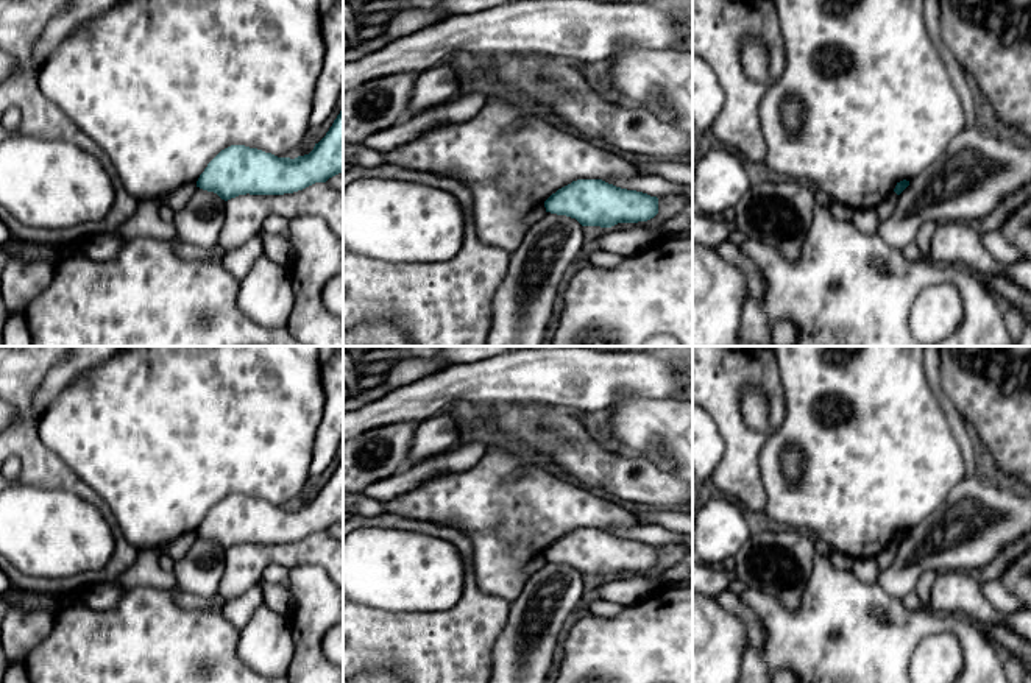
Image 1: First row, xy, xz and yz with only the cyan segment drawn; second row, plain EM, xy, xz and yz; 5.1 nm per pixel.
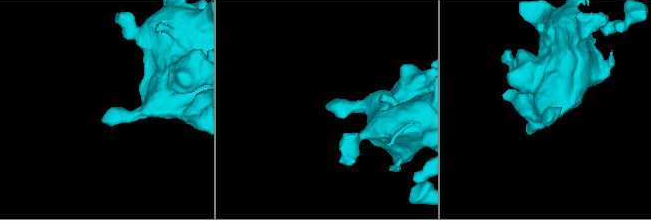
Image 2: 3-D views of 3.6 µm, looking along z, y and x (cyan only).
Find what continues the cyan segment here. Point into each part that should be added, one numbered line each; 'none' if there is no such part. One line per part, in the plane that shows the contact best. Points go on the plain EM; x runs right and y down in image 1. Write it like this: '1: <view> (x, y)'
none

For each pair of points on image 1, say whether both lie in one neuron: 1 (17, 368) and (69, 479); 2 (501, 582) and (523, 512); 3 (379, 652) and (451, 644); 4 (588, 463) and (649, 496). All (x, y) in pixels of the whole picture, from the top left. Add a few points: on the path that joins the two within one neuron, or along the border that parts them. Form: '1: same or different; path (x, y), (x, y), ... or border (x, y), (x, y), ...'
1: same; path (21, 398), (25, 409), (25, 442), (39, 456)
2: same; path (501, 565), (501, 548), (507, 529)
3: same; path (396, 644), (434, 644)
4: same; path (604, 470), (634, 481)

